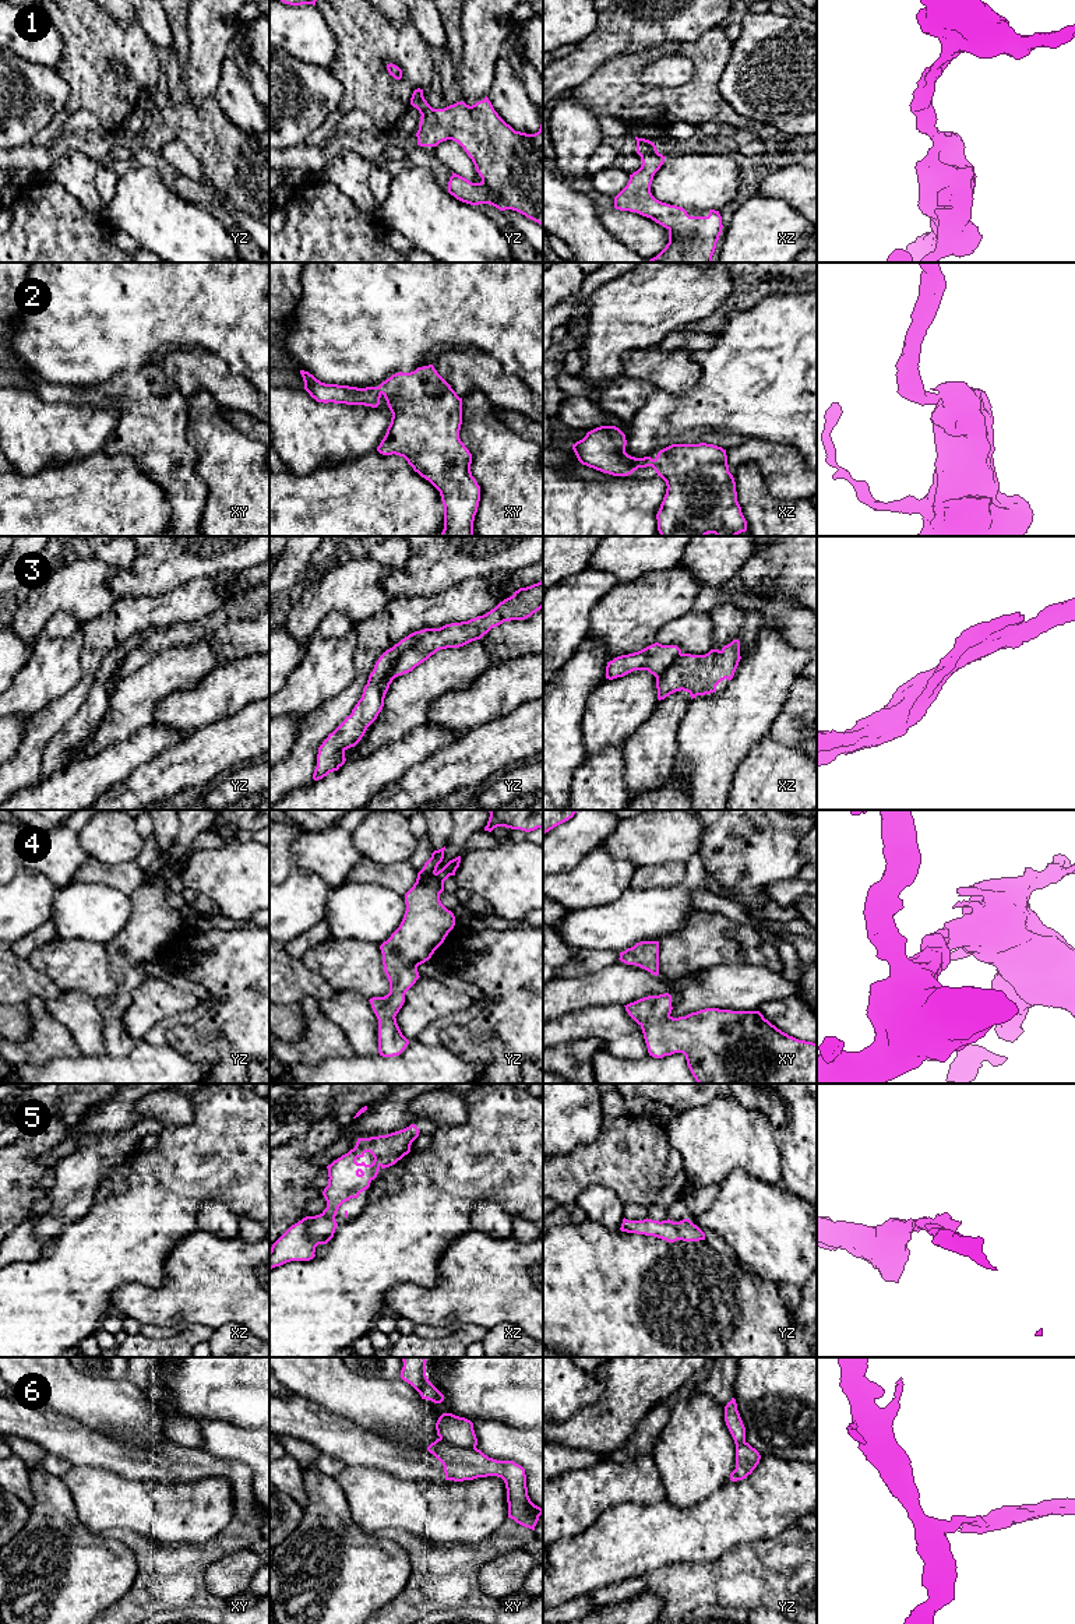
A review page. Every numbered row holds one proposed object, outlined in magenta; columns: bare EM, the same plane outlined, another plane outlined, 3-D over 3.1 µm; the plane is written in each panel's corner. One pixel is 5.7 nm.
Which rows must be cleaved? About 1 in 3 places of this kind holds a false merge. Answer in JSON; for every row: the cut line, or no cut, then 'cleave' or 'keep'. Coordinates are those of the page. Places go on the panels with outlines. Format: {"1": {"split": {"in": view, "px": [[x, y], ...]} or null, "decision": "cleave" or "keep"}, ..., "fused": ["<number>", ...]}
{"1": {"split": null, "decision": "keep"}, "2": {"split": null, "decision": "keep"}, "3": {"split": {"in": "yz", "px": [[432, 629], [401, 654], [387, 677], [387, 690]]}, "decision": "cleave"}, "4": {"split": null, "decision": "keep"}, "5": {"split": null, "decision": "keep"}, "6": {"split": {"in": "xy", "px": [[440, 1437], [455, 1445], [475, 1448]]}, "decision": "cleave"}, "fused": ["3", "6"]}

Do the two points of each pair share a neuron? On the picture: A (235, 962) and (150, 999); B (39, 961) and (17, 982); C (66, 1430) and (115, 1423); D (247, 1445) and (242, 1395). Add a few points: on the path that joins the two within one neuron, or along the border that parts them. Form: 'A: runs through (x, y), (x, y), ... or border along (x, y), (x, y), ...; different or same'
A: border along (147, 975), (169, 982); different
B: border along (27, 960), (35, 968), (45, 972), (57, 987); different
C: border along (62, 1412), (120, 1441); different
D: border along (214, 1420), (225, 1420), (254, 1429); different

